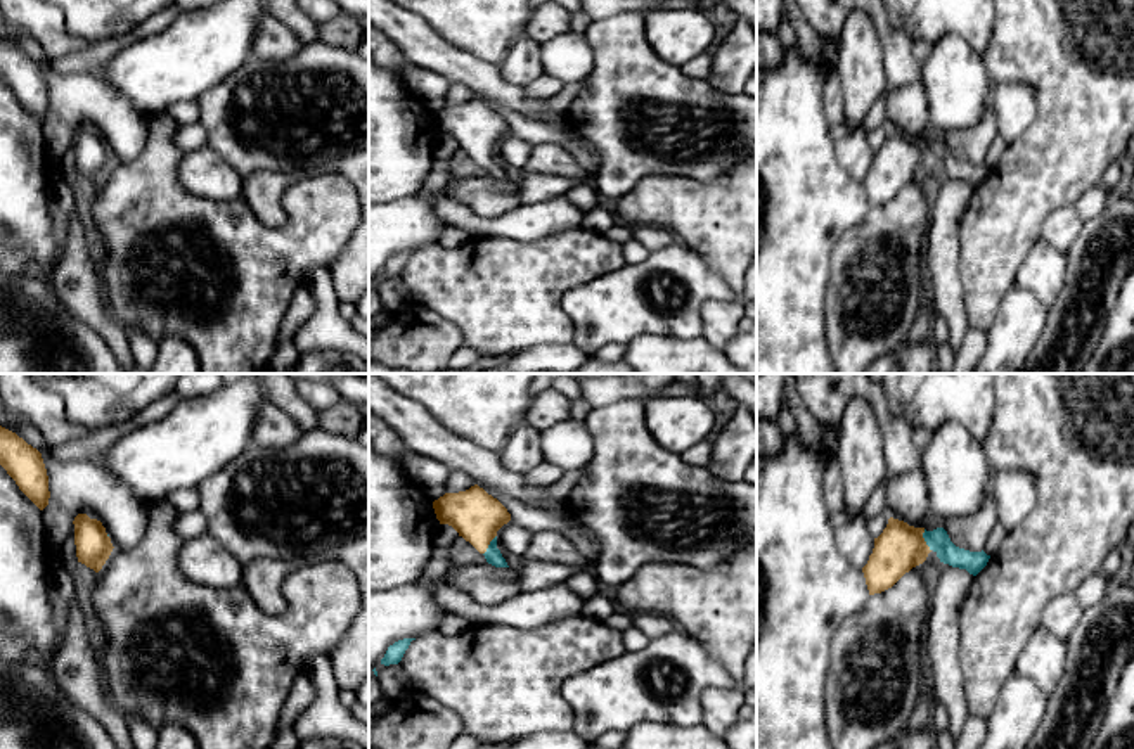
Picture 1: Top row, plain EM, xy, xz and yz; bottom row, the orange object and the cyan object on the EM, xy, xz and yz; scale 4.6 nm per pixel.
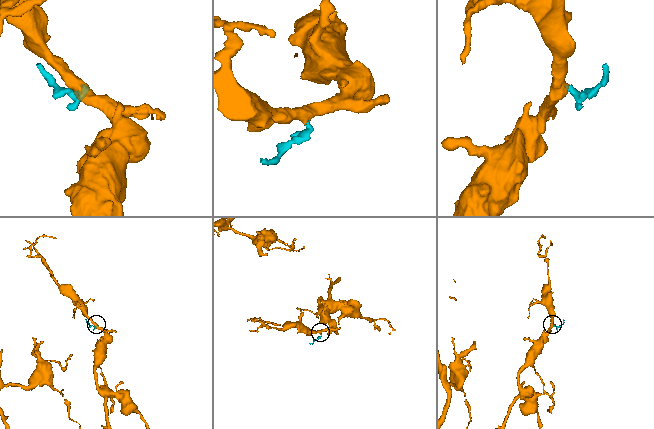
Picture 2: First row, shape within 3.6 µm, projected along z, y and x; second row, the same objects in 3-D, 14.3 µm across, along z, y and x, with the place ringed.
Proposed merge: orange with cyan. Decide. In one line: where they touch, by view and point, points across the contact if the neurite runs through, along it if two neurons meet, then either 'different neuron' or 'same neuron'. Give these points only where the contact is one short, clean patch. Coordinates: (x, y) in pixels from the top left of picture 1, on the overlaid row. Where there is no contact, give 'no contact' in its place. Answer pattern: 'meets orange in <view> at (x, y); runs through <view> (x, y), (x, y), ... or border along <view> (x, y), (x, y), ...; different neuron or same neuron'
meets orange in yz at (923, 540); runs through yz (901, 547), (923, 540), (937, 540); same neuron

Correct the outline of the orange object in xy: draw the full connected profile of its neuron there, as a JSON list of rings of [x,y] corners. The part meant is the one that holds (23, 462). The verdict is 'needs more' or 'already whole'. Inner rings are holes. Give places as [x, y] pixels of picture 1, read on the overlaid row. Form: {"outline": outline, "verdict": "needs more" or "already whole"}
{"outline": [[[2,426],[0,465],[40,510],[48,505],[48,476],[42,453]]], "verdict": "already whole"}

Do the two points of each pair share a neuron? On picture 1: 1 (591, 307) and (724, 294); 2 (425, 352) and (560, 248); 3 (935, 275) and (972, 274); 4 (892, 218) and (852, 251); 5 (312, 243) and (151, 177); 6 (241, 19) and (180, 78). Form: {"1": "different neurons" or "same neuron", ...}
{"1": "same neuron", "2": "different neurons", "3": "different neurons", "4": "same neuron", "5": "same neuron", "6": "same neuron"}

